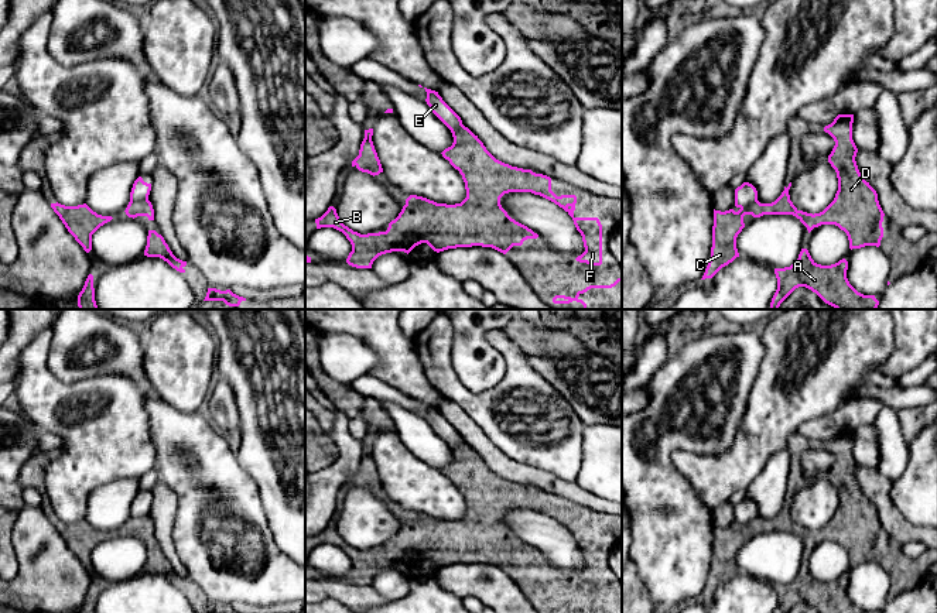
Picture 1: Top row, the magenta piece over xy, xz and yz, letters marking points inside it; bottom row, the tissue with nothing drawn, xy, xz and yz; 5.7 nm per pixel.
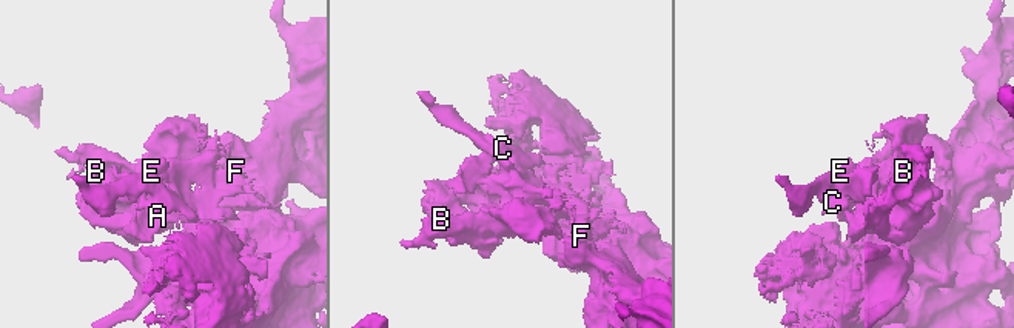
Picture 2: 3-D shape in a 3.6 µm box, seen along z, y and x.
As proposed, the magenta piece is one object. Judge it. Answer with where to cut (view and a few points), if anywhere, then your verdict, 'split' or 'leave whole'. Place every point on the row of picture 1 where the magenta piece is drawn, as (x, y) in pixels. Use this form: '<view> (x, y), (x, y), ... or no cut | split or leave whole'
xy (147, 198), (130, 201) | split

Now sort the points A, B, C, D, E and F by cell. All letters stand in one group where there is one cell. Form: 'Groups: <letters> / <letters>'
Groups: A B C D F / E

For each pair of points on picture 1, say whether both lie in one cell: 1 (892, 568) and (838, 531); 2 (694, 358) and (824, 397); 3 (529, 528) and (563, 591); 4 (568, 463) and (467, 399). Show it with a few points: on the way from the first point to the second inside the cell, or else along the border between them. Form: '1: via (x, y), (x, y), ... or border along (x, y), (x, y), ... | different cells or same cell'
1: via (879, 555), (851, 531) | same cell
2: border along (763, 343), (759, 373), (745, 407) | different cells
3: border along (516, 538), (530, 544), (564, 574), (573, 575) | different cells
4: via (543, 456), (519, 451), (492, 424) | same cell

